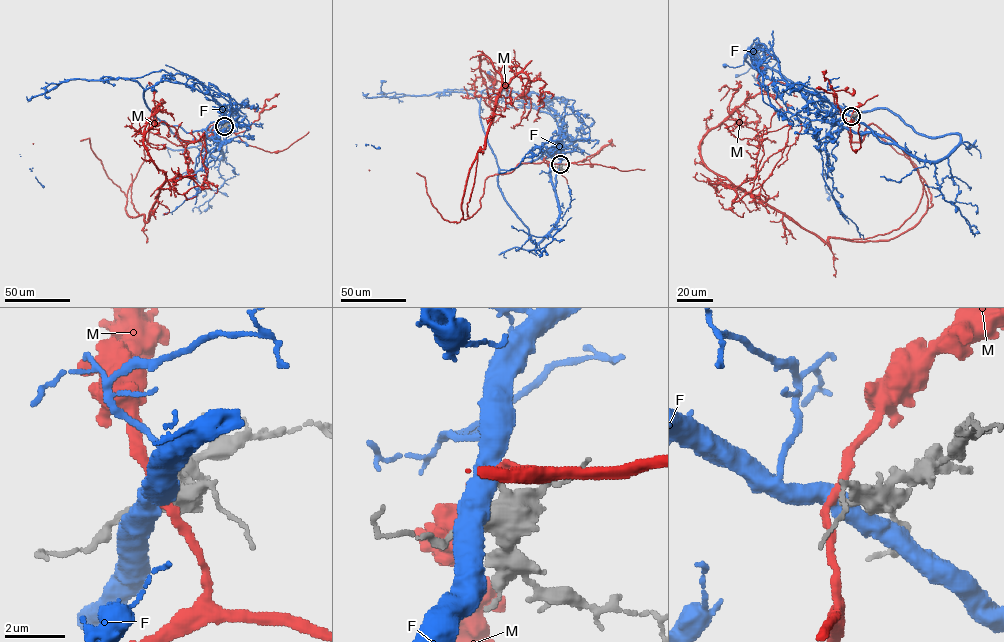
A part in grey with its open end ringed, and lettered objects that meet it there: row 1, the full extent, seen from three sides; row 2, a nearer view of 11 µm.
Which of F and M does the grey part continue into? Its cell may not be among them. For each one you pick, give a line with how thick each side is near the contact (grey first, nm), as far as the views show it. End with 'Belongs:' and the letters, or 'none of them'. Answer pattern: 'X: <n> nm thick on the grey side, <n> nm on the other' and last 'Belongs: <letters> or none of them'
Belongs: none of them

